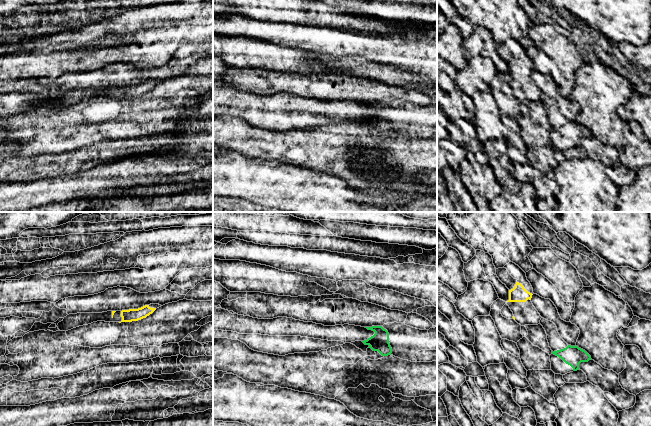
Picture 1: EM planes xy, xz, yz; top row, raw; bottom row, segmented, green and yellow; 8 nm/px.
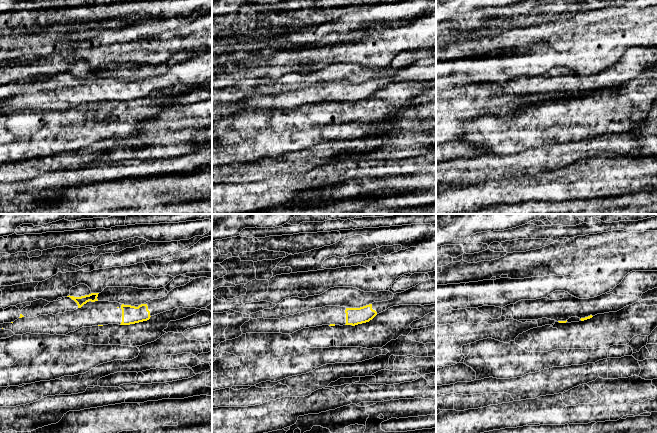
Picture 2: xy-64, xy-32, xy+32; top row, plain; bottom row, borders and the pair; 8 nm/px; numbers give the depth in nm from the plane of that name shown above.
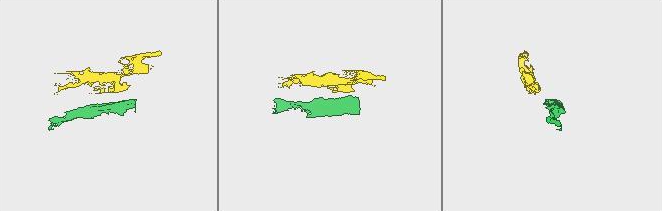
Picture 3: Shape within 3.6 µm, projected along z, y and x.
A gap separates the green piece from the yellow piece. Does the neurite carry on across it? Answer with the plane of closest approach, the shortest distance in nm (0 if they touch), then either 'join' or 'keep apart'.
nearest in yz; 400 nm apart; keep apart

